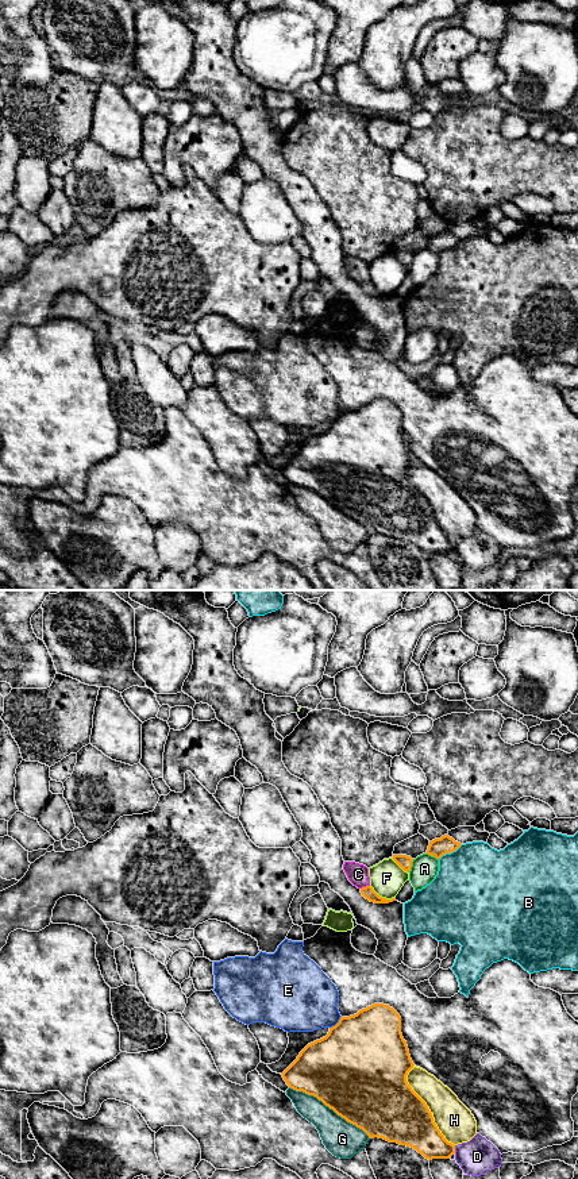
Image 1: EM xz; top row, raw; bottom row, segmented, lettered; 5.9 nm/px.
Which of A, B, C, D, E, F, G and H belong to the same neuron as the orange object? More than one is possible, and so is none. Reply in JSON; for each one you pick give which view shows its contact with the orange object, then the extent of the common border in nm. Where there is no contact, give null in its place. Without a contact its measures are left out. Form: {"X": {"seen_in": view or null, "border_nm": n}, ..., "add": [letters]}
{"C": {"seen_in": "xz", "border_nm": 60}, "add": ["C"]}

